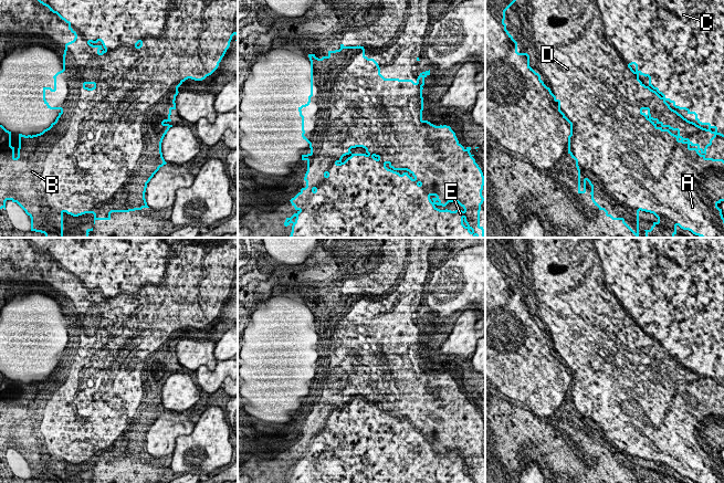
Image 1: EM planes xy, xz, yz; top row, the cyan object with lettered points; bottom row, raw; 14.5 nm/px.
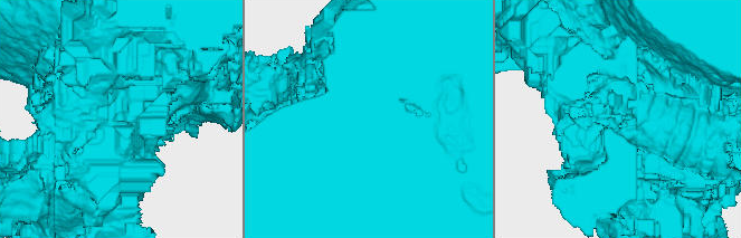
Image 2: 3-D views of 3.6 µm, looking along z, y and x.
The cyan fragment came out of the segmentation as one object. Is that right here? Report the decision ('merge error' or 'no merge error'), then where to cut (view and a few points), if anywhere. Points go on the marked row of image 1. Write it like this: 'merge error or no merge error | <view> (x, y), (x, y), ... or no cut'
no merge error | no cut

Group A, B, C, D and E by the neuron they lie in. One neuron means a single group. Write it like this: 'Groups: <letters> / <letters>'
Groups: A B C D E

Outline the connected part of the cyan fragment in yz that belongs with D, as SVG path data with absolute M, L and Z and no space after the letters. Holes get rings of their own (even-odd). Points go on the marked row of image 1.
M513 0L504 10L502 24L508 38L515 43L515 53L527 56L527 69L538 76L539 83L549 92L554 101L558 103L558 112L570 124L570 135L568 136L568 154L576 160L578 170L578 193L586 192L586 182L591 186L591 200L604 210L607 217L612 220L621 220L622 223L639 238L639 211L653 213L658 221L653 222L650 230L646 231L646 238L676 238L676 227L689 230L701 238L724 238L724 218L722 209L717 207L724 201L724 160L706 158L706 149L712 145L712 140L717 136L724 137L724 0ZM667 102L673 104L675 108L685 109L688 114L694 114L697 125L688 120L676 111L672 109Z

